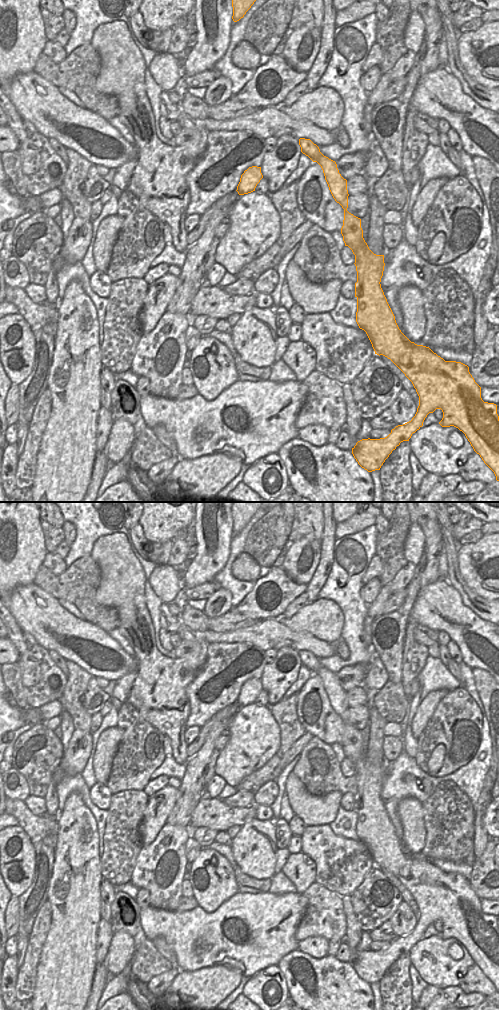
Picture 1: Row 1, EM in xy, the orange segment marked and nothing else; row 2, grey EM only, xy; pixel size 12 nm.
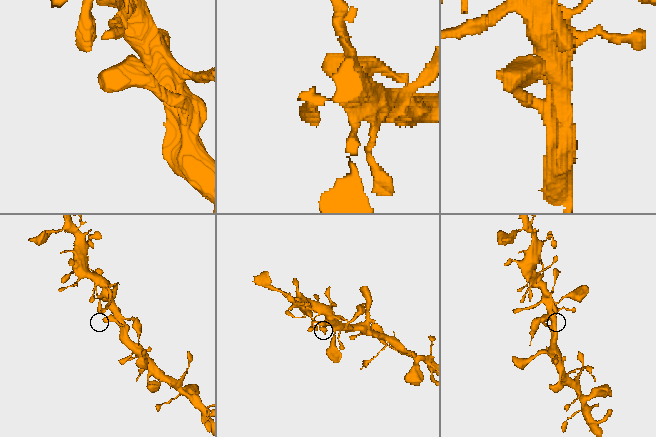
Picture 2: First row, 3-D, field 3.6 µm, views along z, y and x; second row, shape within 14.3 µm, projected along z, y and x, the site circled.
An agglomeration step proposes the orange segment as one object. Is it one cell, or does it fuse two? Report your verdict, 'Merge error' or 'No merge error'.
No merge error.

